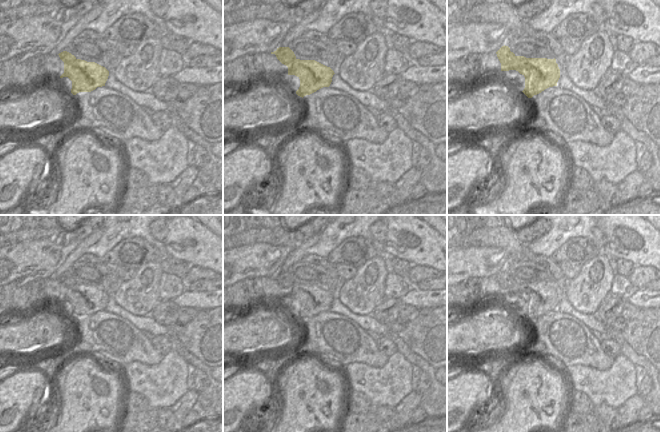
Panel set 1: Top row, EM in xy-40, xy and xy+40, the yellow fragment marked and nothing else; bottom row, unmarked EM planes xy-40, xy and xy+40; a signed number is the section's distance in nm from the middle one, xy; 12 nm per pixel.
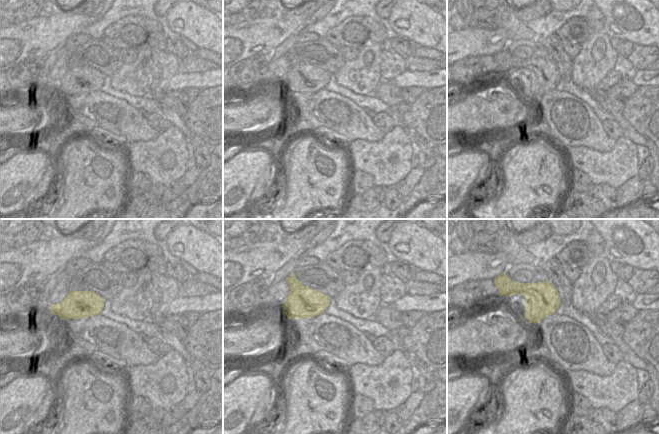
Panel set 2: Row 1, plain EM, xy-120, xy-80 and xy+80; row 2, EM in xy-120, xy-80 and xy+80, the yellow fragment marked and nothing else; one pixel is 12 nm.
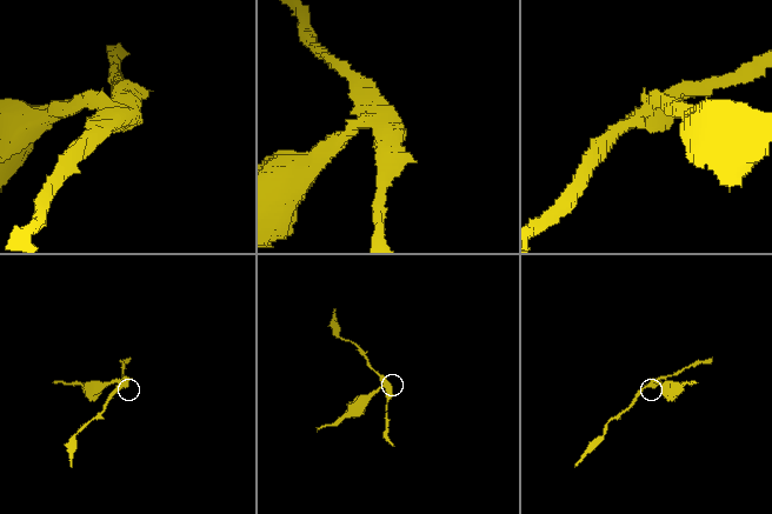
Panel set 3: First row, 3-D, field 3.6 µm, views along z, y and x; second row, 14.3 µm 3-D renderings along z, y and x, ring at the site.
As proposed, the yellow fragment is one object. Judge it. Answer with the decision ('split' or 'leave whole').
split

